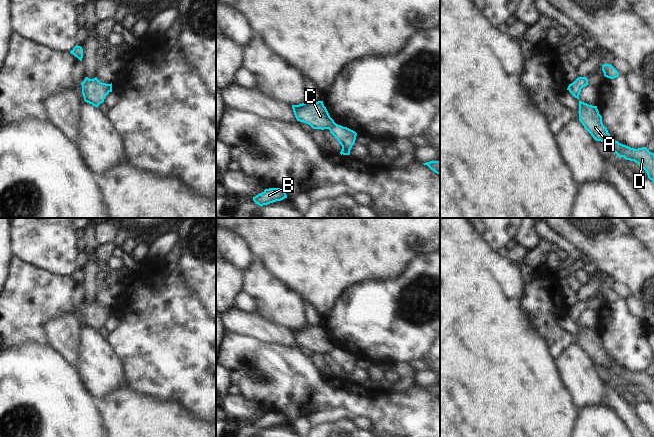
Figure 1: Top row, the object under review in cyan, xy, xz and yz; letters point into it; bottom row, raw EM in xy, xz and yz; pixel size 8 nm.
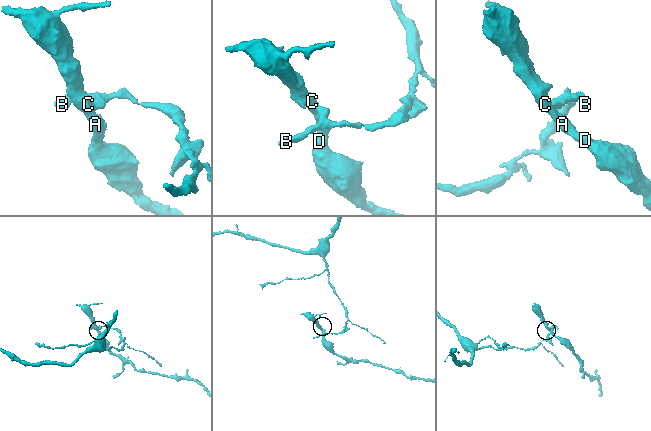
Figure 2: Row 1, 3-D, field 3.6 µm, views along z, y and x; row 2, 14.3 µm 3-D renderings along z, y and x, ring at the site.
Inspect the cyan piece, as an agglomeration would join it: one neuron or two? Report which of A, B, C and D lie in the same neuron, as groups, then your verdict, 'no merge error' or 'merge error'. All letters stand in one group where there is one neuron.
groups A C D / B; merge error

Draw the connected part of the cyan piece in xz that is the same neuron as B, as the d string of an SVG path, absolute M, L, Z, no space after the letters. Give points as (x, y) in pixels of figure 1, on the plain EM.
M269 412L253 421L253 425L262 431L263 429L281 425L285 422L287 422L287 419L282 412Z

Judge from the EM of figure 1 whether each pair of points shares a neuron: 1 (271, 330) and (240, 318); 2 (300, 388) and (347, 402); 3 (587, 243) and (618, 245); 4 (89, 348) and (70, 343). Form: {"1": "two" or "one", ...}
{"1": "one", "2": "one", "3": "one", "4": "two"}

